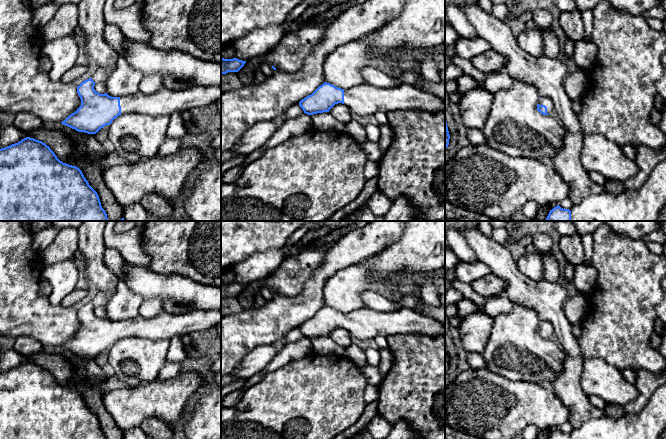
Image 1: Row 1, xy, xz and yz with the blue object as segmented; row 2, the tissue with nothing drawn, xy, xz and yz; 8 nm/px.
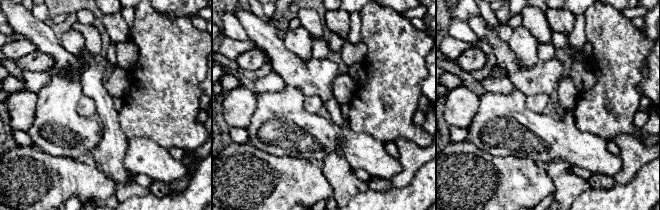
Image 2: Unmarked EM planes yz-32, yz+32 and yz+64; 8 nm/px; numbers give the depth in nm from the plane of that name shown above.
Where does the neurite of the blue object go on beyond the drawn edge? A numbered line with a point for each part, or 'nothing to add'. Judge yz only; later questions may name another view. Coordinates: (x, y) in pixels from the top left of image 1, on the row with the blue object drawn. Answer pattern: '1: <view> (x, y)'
1: yz (546, 101)

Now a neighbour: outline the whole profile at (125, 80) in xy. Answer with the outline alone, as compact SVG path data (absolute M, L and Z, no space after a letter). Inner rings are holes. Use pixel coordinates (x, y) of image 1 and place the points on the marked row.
M119 56L116 68L106 81L107 94L111 97L124 97L139 91L143 75L134 69L128 61Z

